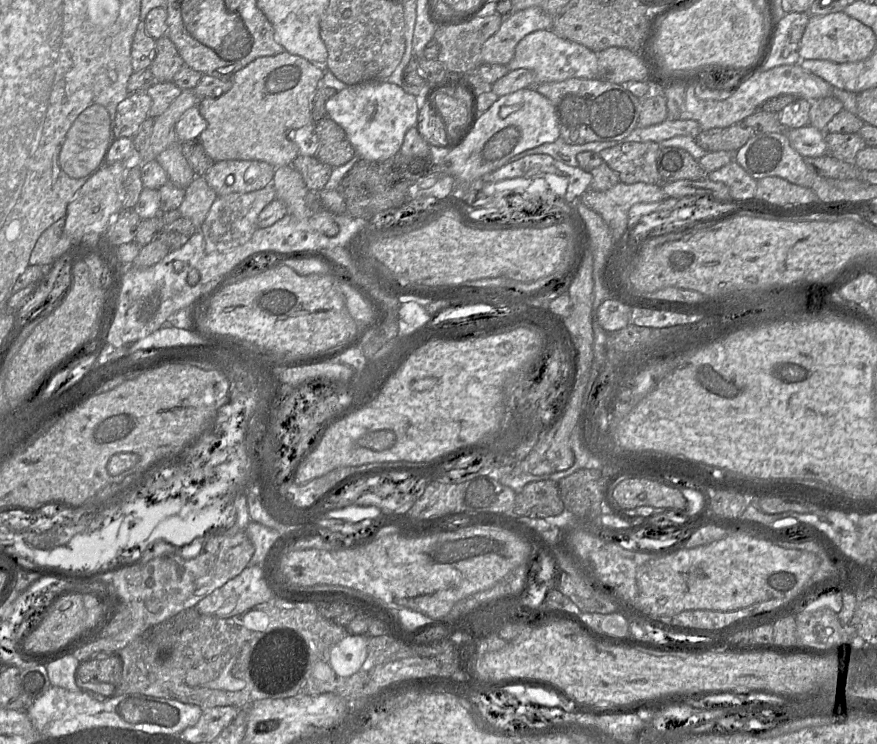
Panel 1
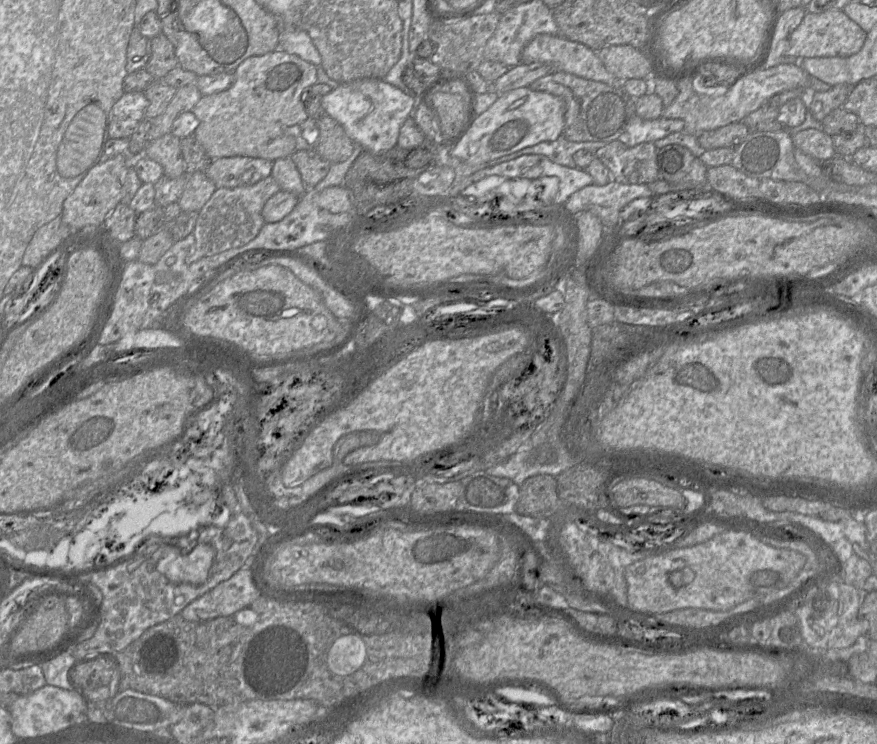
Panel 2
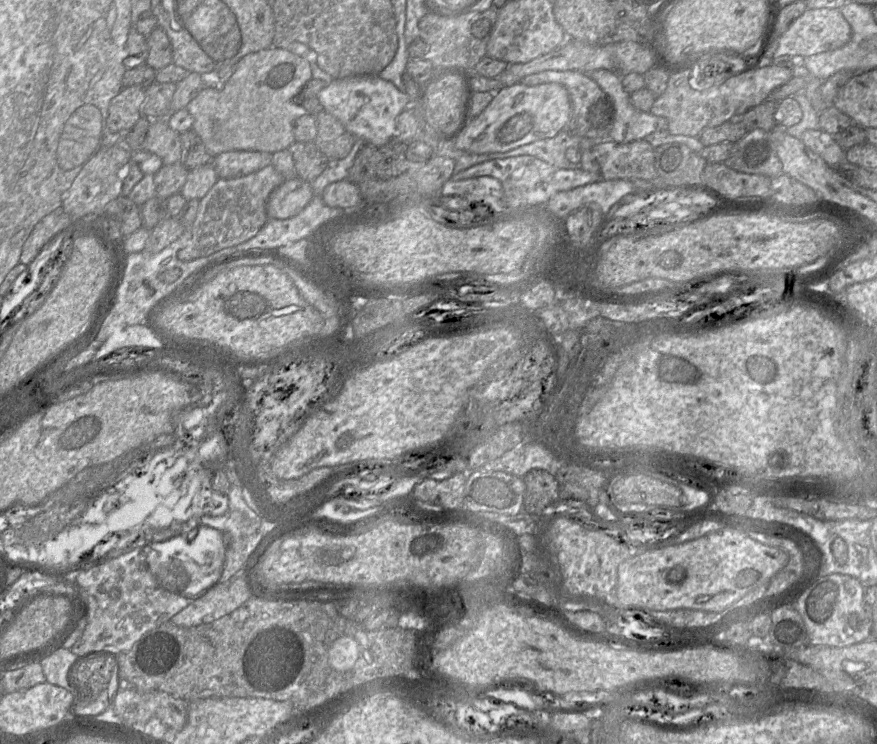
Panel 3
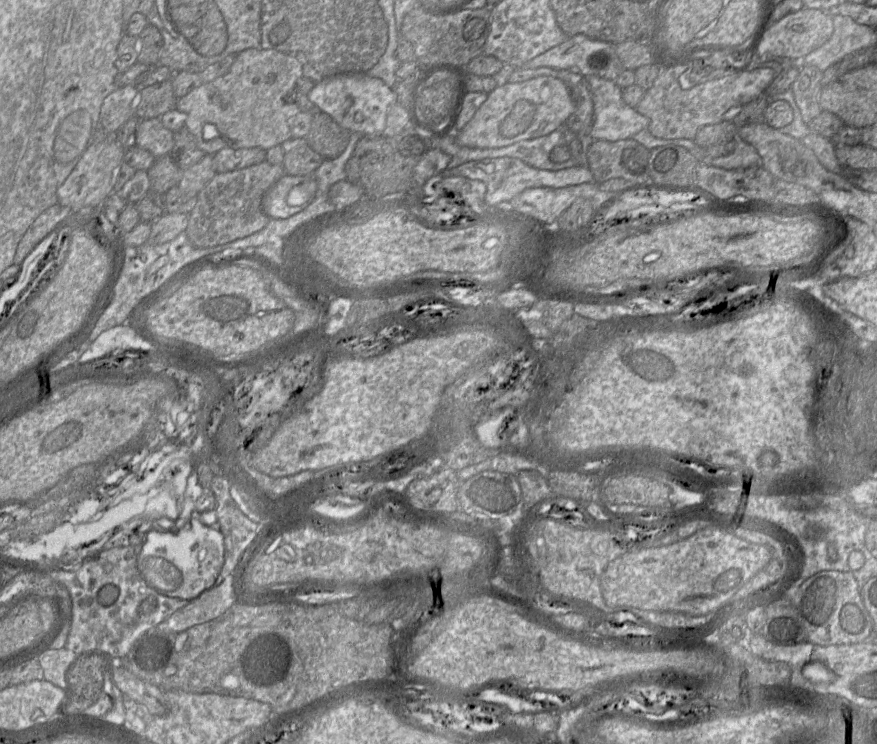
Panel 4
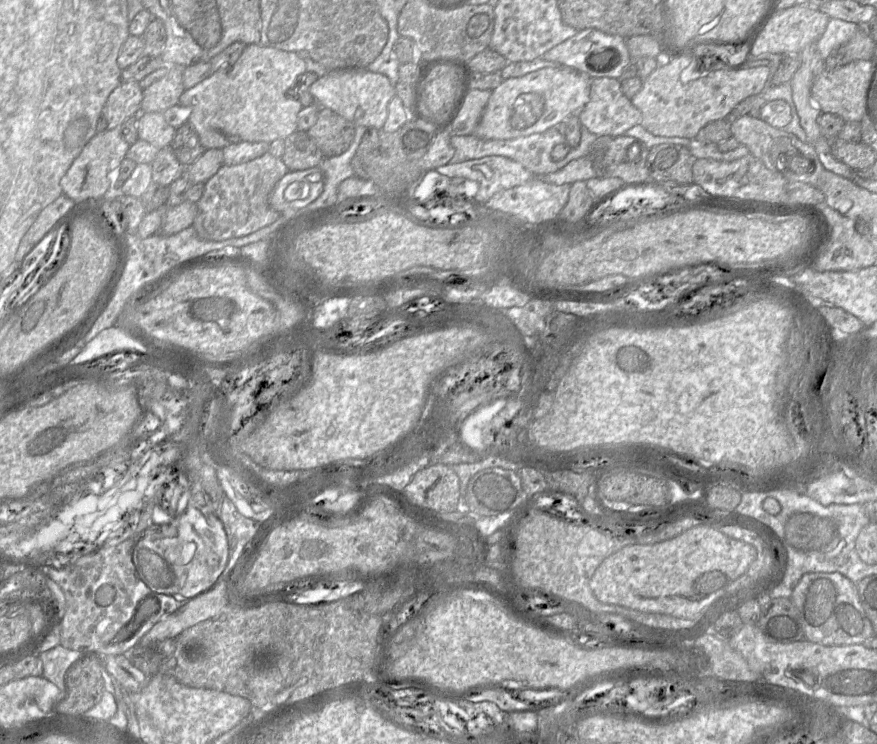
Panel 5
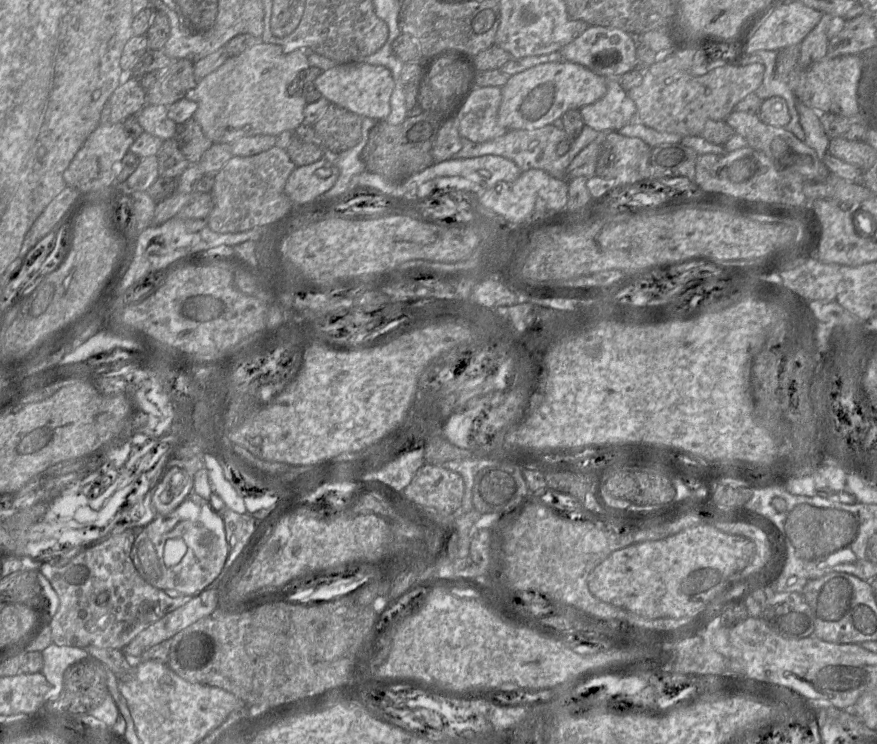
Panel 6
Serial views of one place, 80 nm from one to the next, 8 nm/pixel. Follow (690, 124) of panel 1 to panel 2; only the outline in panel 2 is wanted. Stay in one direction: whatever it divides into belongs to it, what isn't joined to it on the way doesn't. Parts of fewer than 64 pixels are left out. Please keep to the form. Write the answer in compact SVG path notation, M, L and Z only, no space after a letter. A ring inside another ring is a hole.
M634 115L618 140L628 147L633 147L644 142L655 142L674 132L681 132L684 126L682 119L660 117L647 120Z

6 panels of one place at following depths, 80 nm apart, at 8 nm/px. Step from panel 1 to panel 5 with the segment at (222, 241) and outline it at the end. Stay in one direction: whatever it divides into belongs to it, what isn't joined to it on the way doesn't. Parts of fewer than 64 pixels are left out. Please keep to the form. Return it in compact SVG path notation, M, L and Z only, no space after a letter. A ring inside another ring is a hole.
M269 152L238 165L222 165L204 184L204 191L196 203L197 215L192 226L199 238L223 241L249 235L275 222L280 213L269 205L269 196L289 169L281 158Z

